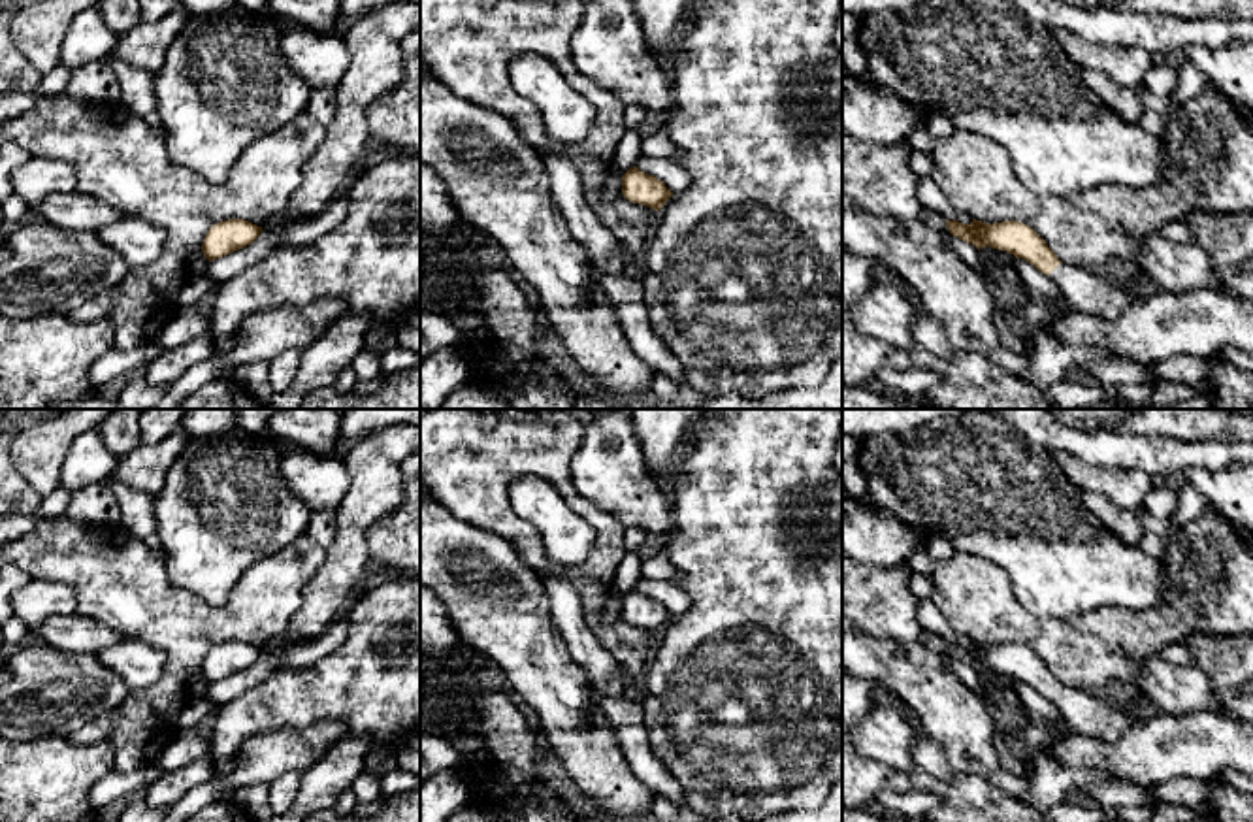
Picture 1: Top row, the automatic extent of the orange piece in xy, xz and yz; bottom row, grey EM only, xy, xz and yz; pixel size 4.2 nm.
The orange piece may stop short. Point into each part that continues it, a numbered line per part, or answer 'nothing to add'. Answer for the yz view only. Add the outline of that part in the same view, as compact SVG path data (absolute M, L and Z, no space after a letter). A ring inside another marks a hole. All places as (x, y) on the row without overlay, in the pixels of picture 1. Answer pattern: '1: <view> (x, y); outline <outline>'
1: yz (1093, 715); outline M1061 684L1050 701L1078 735L1102 743L1119 741L1132 726L1132 716L1115 707L1102 692Z

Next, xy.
nothing to add

